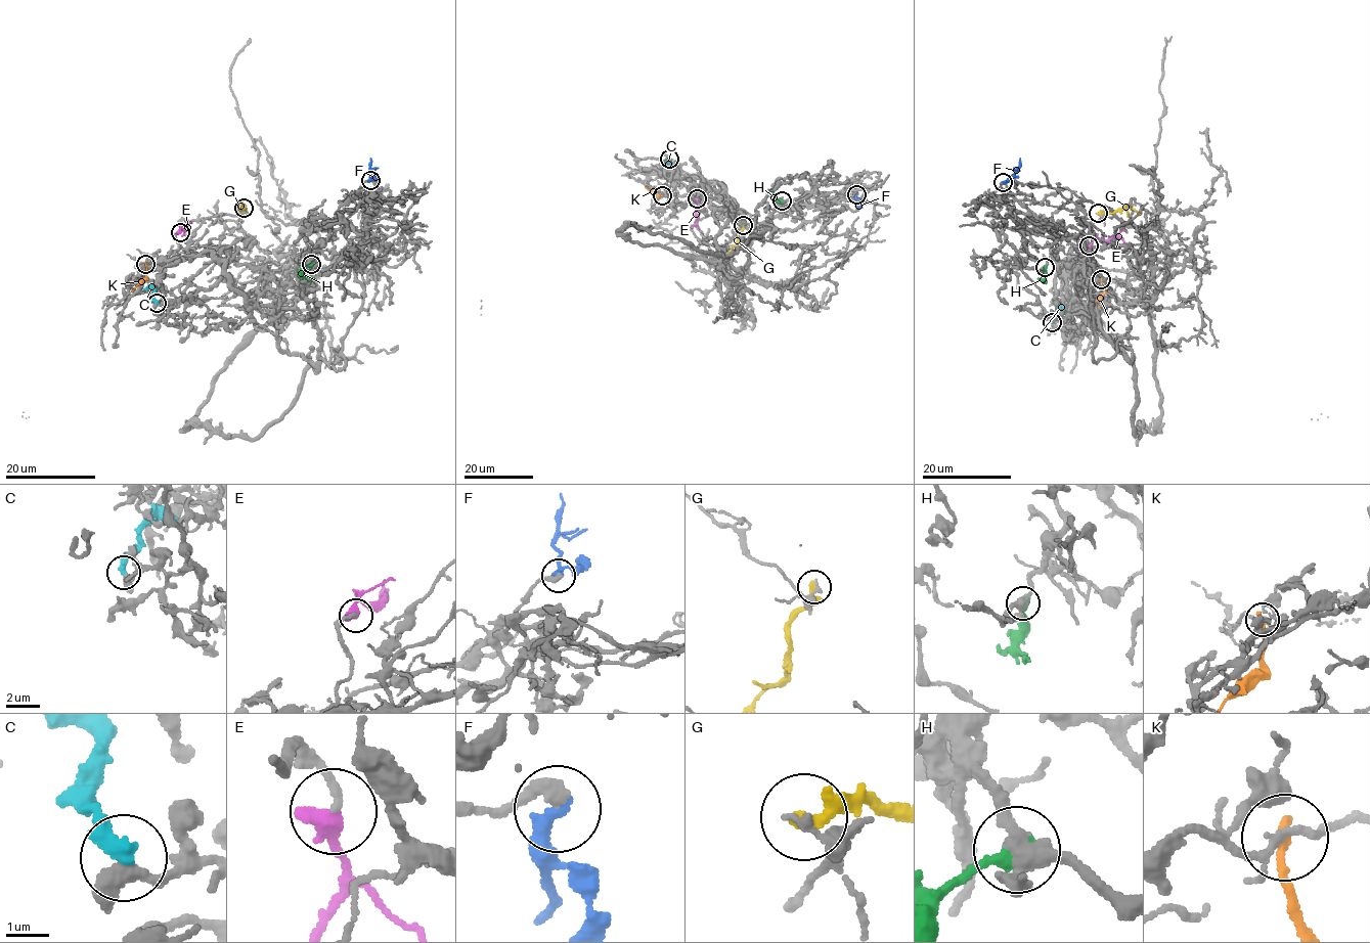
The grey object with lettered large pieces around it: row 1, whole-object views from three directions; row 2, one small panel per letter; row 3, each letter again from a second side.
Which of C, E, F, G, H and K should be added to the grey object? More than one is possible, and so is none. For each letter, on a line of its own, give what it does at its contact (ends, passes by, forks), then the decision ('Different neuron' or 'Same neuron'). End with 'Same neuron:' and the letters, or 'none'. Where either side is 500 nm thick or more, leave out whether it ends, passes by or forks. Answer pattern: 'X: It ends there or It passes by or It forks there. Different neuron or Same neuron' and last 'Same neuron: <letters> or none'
C: It ends there. Different neuron
E: Same neuron
F: It ends there. Same neuron
G: It ends there. Different neuron
H: It ends there. Same neuron
K: It ends there. Different neuron
Same neuron: E, F, H

